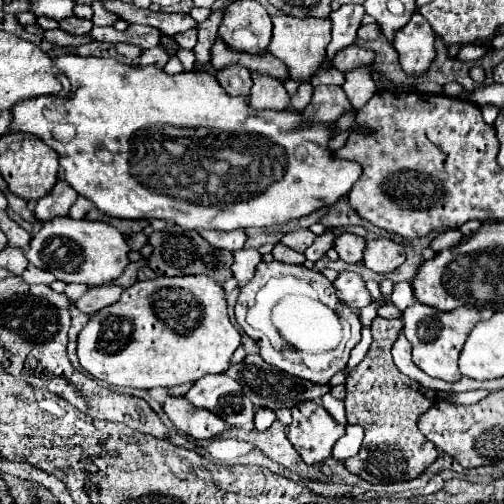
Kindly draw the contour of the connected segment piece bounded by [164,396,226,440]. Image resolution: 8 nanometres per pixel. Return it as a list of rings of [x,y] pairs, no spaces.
[[[166,398],[164,412],[180,432],[196,440],[216,438],[226,428],[226,424],[218,416],[208,410],[198,410],[190,406],[184,398]]]

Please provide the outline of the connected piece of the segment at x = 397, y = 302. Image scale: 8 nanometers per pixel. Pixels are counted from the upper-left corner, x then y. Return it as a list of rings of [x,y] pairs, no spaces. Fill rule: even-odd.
[[[400,282],[394,286],[394,292],[390,296],[390,302],[404,312],[408,306],[414,304],[414,290],[410,290],[410,282]]]

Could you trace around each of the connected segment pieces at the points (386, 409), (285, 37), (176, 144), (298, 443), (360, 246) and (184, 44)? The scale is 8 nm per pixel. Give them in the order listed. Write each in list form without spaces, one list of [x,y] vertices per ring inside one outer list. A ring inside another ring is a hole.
[[[380,318],[372,320],[372,336],[374,342],[366,354],[366,358],[350,372],[346,380],[346,416],[350,424],[360,424],[364,428],[364,442],[360,452],[344,462],[344,466],[372,484],[390,484],[418,478],[438,456],[436,446],[428,442],[420,430],[416,428],[418,416],[422,416],[434,402],[436,392],[426,390],[408,376],[404,376],[396,364],[392,362],[390,348],[396,342],[402,322],[396,318]]]
[[[278,16],[272,20],[274,22],[274,32],[272,32],[272,42],[268,46],[268,52],[282,60],[288,68],[288,76],[296,82],[306,82],[310,80],[312,74],[320,68],[326,46],[330,42],[330,18],[320,20],[320,18],[294,18],[294,16]]]
[[[78,54],[56,56],[54,64],[72,84],[68,98],[36,96],[18,102],[12,108],[14,122],[10,130],[36,134],[66,158],[60,160],[60,166],[70,186],[110,216],[130,220],[166,218],[190,230],[266,228],[286,224],[288,220],[334,204],[340,196],[348,194],[362,174],[356,162],[332,158],[332,152],[326,146],[330,128],[316,124],[298,130],[302,122],[298,112],[258,112],[248,106],[248,98],[228,96],[212,74],[180,72],[170,76],[156,66],[128,66],[114,58]],[[62,122],[76,126],[74,140],[58,142],[52,136],[54,126]],[[202,172],[222,178],[222,184],[214,194],[212,190],[204,190]]]
[[[300,402],[292,408],[292,424],[286,436],[306,464],[324,462],[342,434],[344,426],[338,424],[322,404]]]
[[[344,232],[336,238],[334,242],[334,250],[338,252],[338,256],[348,262],[348,264],[358,264],[362,260],[362,252],[364,252],[364,238]]]
[[[188,30],[188,32],[182,32],[182,34],[176,34],[174,40],[178,42],[180,48],[188,48],[192,50],[194,44],[196,44],[196,30]]]

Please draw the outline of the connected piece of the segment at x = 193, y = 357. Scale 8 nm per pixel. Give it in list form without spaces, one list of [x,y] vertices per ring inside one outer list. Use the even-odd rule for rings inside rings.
[[[156,276],[152,280],[136,282],[126,288],[120,300],[96,312],[78,336],[80,366],[96,380],[112,386],[128,388],[170,388],[186,382],[198,382],[206,374],[222,374],[230,368],[230,358],[240,346],[240,332],[232,326],[226,312],[224,290],[210,276]]]

